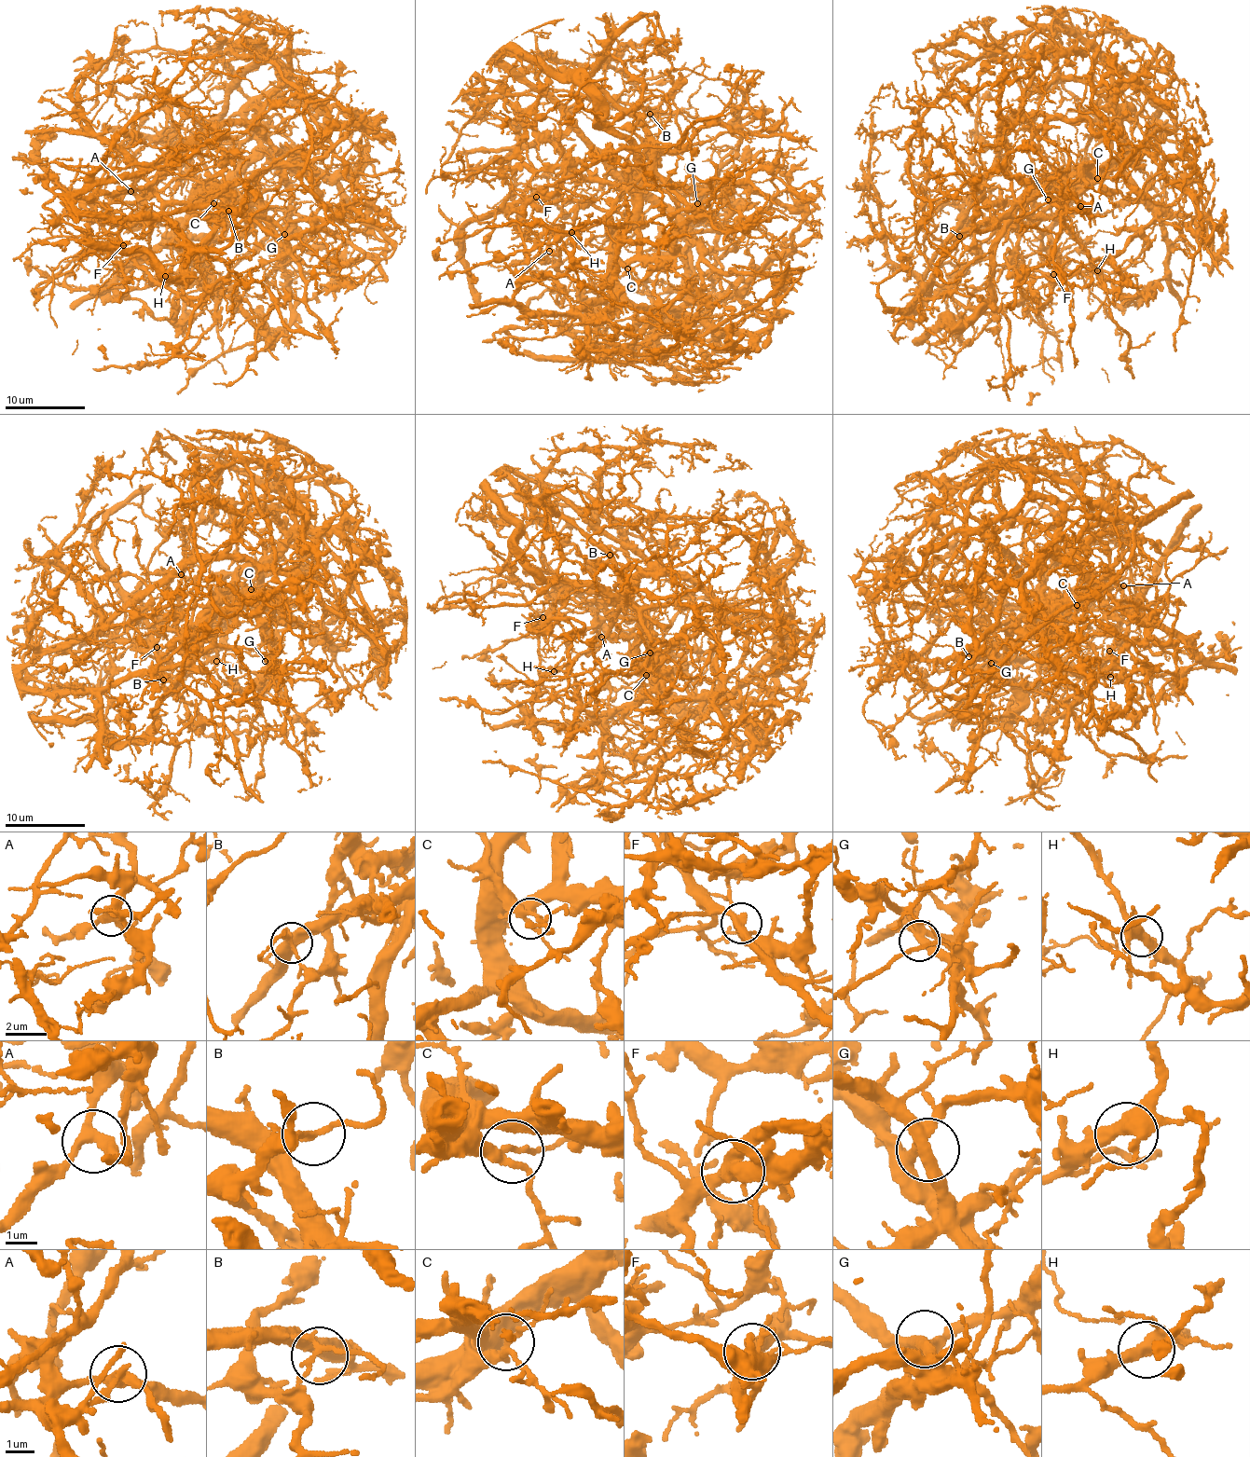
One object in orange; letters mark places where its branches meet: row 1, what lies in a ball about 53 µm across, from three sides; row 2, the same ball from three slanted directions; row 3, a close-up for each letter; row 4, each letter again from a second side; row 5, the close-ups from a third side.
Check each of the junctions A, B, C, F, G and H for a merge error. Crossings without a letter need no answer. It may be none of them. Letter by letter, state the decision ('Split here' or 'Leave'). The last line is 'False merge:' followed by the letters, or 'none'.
A: Leave
B: Leave
C: Leave
F: Split here
G: Leave
H: Leave
False merge: F

